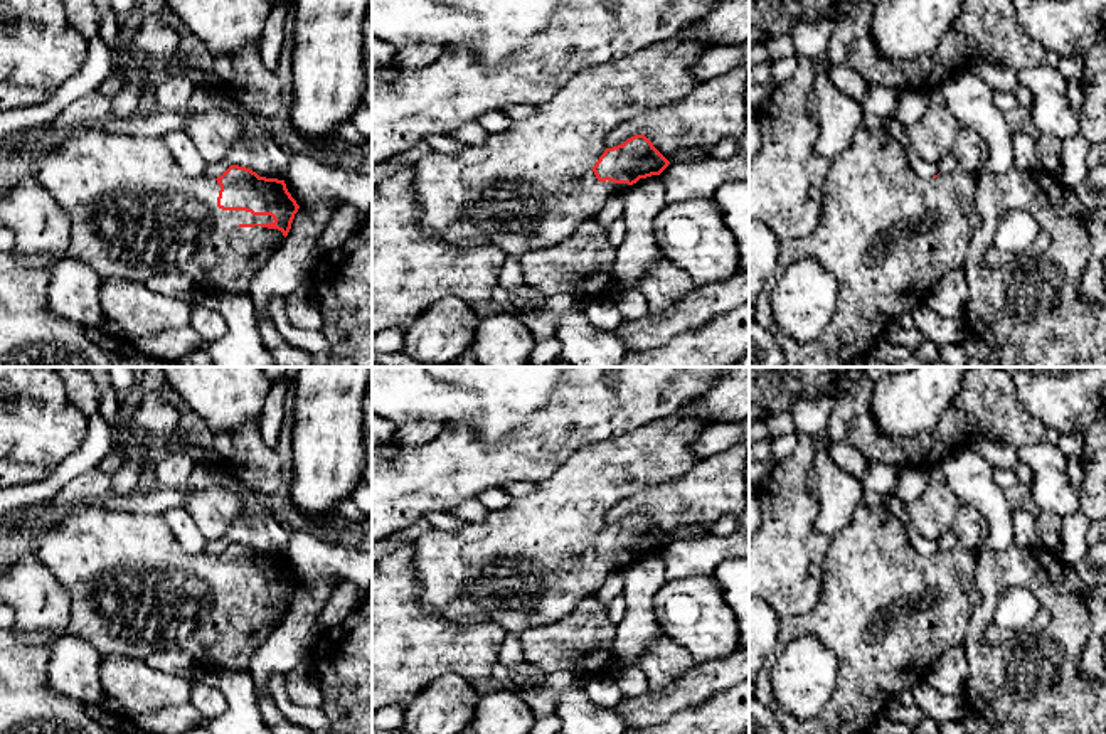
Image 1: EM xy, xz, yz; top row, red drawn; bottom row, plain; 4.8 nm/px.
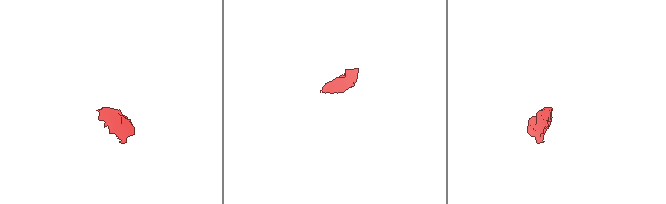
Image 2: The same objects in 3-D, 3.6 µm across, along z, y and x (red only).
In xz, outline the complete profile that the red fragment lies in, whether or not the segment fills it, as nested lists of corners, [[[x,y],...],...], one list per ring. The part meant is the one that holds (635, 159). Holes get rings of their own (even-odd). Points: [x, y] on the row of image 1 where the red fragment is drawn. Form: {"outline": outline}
{"outline": [[[682,29],[668,40],[579,71],[532,118],[490,133],[481,145],[465,145],[458,153],[429,152],[414,165],[421,227],[451,247],[495,246],[517,259],[564,242],[582,221],[594,219],[611,195],[668,167],[645,135],[613,148],[606,146],[606,136],[618,125],[695,89],[699,79],[692,66],[705,47]]]}

